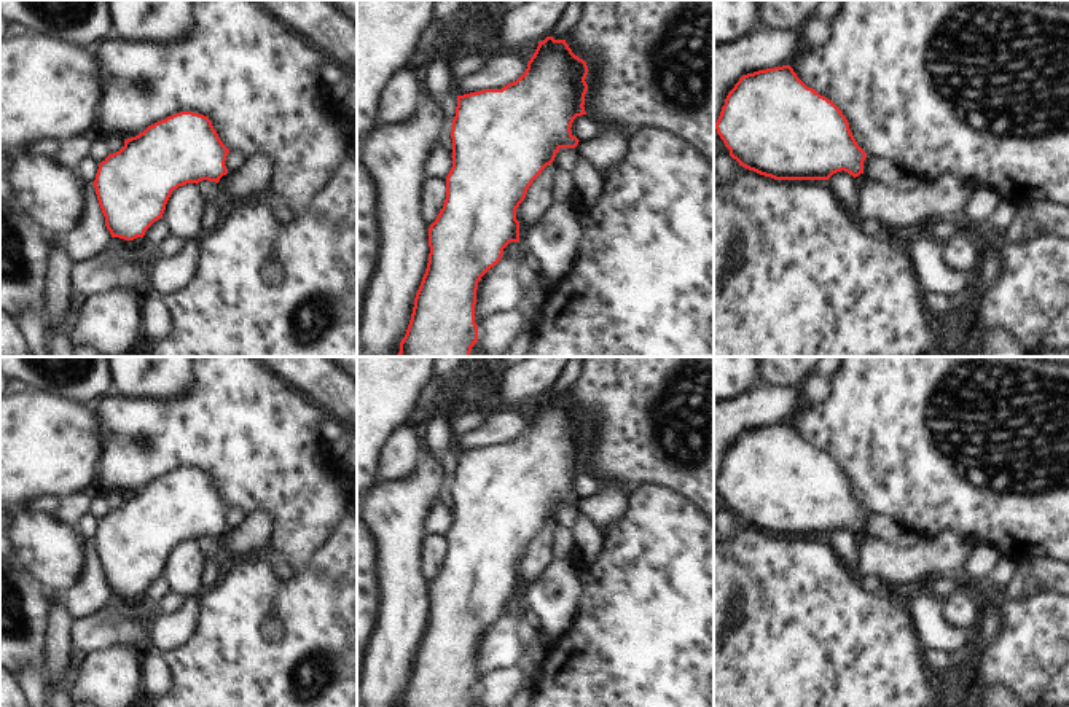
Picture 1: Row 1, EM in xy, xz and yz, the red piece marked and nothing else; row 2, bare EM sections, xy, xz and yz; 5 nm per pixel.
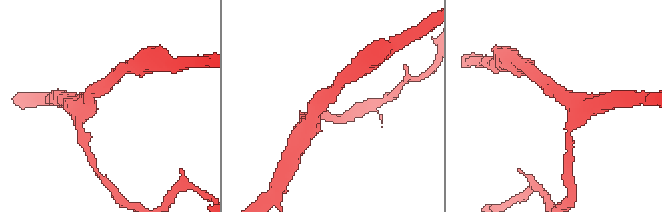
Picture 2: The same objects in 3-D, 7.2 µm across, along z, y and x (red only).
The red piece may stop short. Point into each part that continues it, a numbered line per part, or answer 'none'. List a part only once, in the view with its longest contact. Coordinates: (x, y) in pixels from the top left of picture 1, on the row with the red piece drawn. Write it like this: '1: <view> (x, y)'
none

